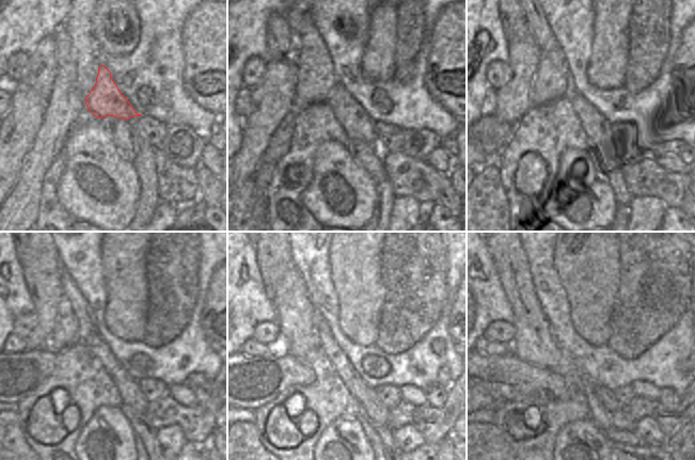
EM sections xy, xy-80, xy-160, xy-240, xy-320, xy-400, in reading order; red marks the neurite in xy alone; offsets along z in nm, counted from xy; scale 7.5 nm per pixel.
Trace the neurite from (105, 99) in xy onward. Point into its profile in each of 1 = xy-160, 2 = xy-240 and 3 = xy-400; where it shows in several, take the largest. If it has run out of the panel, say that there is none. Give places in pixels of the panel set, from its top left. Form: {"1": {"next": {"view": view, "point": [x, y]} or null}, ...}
{"1": {"next": {"view": "xy-160", "point": [603, 138]}}, "2": {"next": {"view": "xy-240", "point": [128, 389]}}, "3": {"next": {"view": "xy-400", "point": [621, 419]}}}

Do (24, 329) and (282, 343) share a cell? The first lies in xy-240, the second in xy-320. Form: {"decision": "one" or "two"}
{"decision": "one"}

